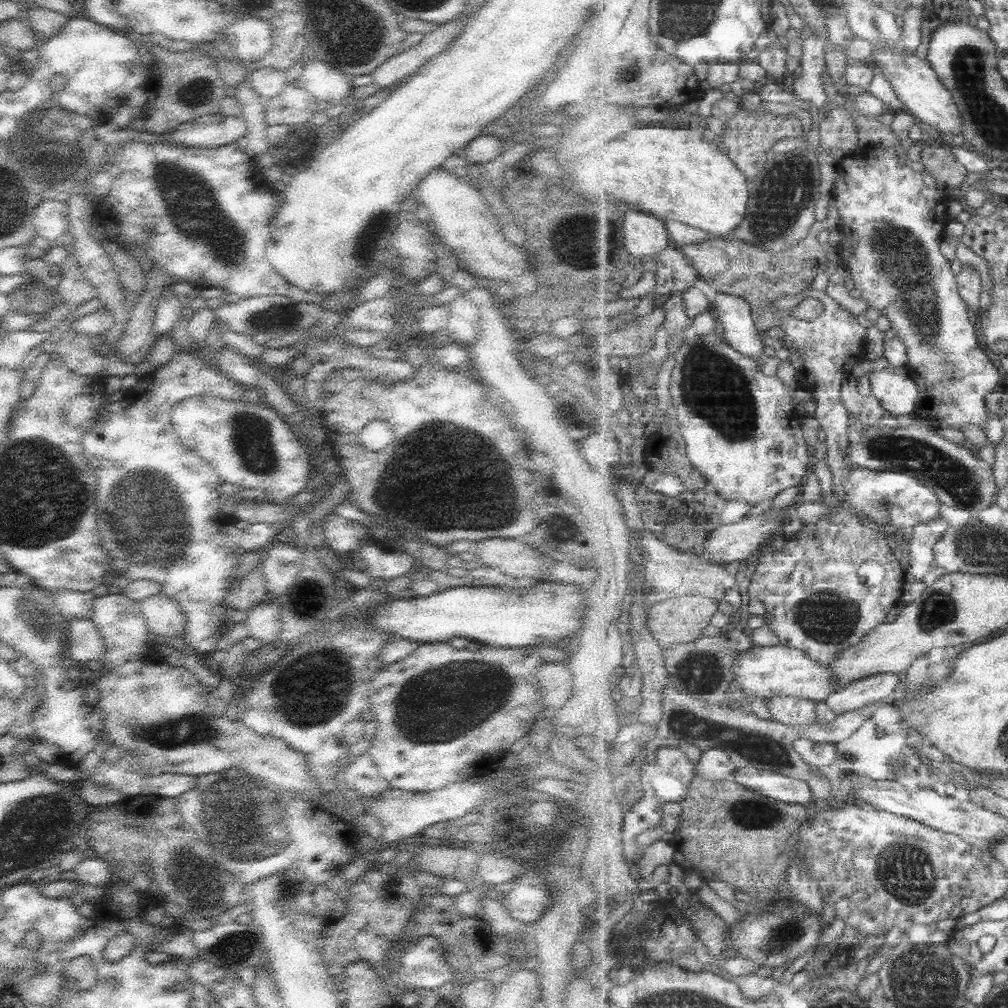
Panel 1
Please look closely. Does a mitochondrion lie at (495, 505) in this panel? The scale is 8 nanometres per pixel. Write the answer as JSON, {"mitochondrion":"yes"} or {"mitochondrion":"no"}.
{"mitochondrion":"yes"}

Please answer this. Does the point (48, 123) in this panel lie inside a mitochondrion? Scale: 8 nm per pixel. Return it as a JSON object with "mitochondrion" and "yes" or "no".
{"mitochondrion":"yes"}

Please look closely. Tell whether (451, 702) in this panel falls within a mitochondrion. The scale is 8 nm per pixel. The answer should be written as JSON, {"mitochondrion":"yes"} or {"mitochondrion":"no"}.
{"mitochondrion":"yes"}

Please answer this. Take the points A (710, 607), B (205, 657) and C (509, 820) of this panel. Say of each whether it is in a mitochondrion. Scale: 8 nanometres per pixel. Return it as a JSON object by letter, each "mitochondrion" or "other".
{"A":"other","B":"other","C":"other"}

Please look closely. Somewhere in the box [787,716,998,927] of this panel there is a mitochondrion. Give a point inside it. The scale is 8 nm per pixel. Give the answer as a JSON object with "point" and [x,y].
{"point":[908,874]}

